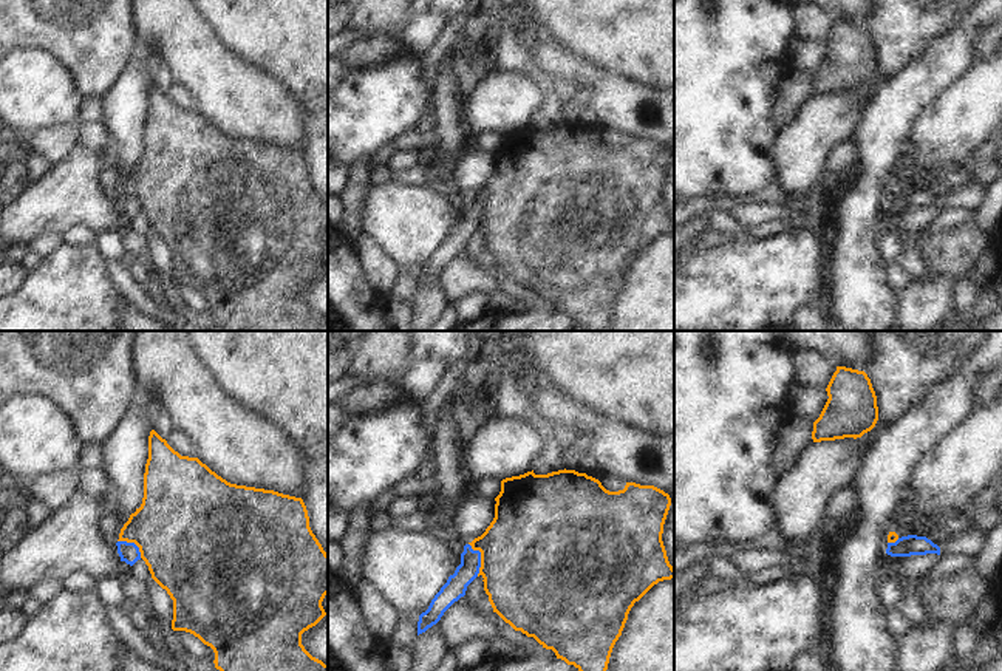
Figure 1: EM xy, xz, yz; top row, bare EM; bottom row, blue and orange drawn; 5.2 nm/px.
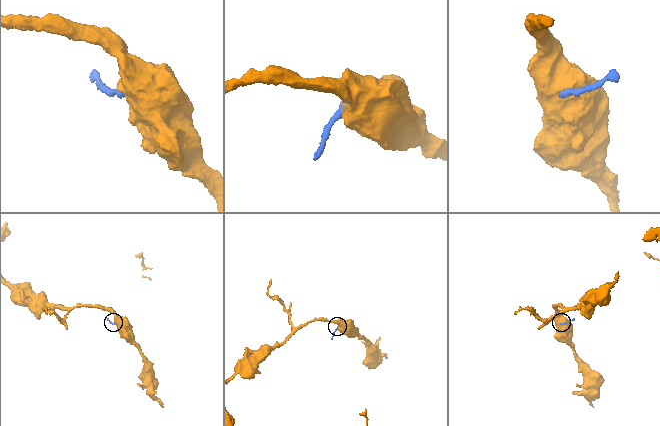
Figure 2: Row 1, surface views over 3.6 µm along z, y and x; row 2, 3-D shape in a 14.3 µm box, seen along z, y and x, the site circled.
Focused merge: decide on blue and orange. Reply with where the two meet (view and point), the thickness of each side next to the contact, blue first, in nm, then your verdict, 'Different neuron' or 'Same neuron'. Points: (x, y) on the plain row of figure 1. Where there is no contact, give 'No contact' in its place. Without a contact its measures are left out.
Touches blue at xz (480, 212). Thickness 120 nm (blue) against 500 nm. Different neuron

